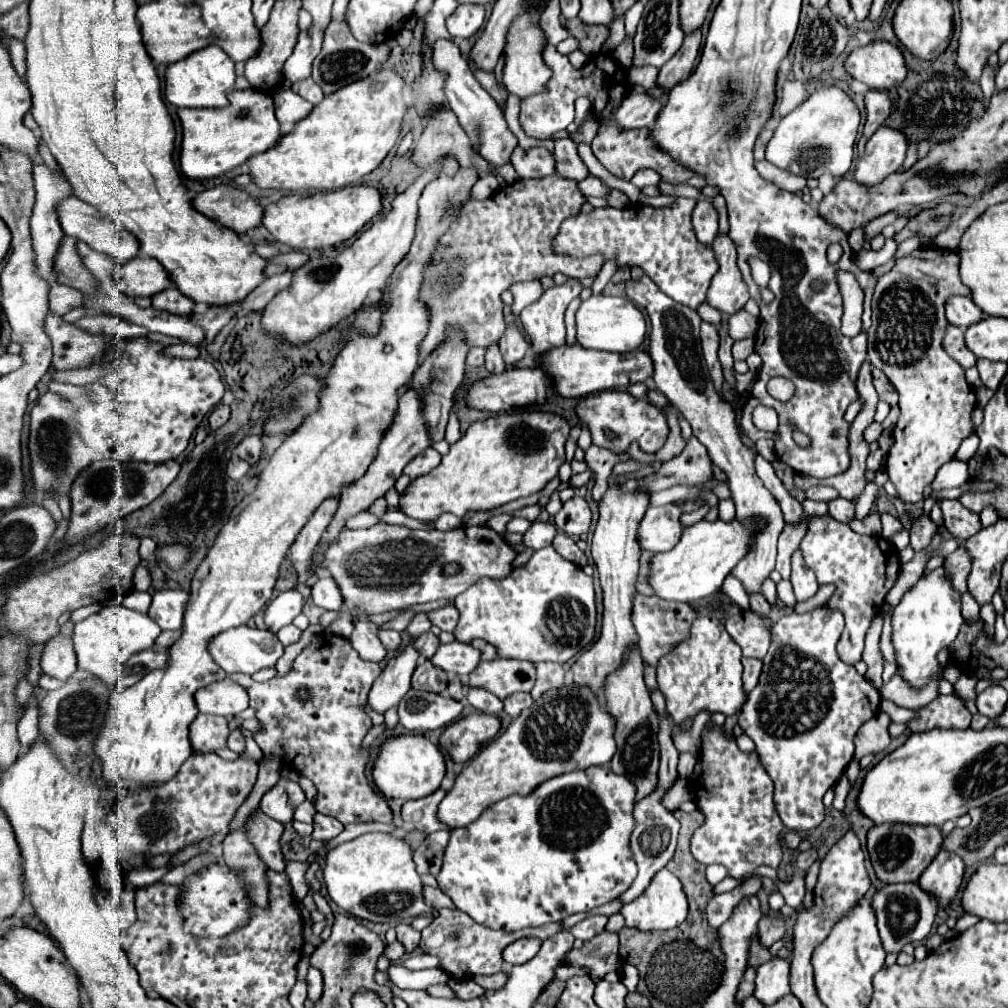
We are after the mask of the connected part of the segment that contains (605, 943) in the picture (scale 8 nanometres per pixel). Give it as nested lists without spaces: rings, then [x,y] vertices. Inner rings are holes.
[[[602,931],[592,941],[584,941],[580,949],[570,949],[566,953],[566,963],[572,967],[590,967],[590,979],[598,983],[606,973],[618,971],[618,935],[612,931]]]

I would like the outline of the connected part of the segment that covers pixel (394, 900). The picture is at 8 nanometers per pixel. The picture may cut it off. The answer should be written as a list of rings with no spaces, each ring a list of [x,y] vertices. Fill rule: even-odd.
[[[366,833],[338,845],[328,853],[324,867],[324,881],[332,901],[346,913],[374,923],[394,925],[394,919],[426,915],[430,909],[424,903],[422,879],[416,873],[412,853],[412,847],[404,839],[390,833]]]

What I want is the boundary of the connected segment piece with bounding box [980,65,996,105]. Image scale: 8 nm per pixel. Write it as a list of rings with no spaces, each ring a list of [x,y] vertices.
[[[990,65],[984,67],[984,75],[980,77],[980,87],[982,87],[982,91],[984,91],[984,103],[988,105],[990,95],[996,91],[996,89],[994,89],[994,73],[992,73],[992,67],[990,67]]]

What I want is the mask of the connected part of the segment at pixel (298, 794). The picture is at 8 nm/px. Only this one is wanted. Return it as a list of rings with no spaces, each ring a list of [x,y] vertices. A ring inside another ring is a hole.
[[[278,779],[278,783],[262,797],[260,801],[260,809],[280,821],[280,823],[286,823],[286,821],[292,821],[292,815],[294,815],[294,809],[304,801],[304,791],[302,787],[296,783],[296,781],[290,781],[290,779]]]

